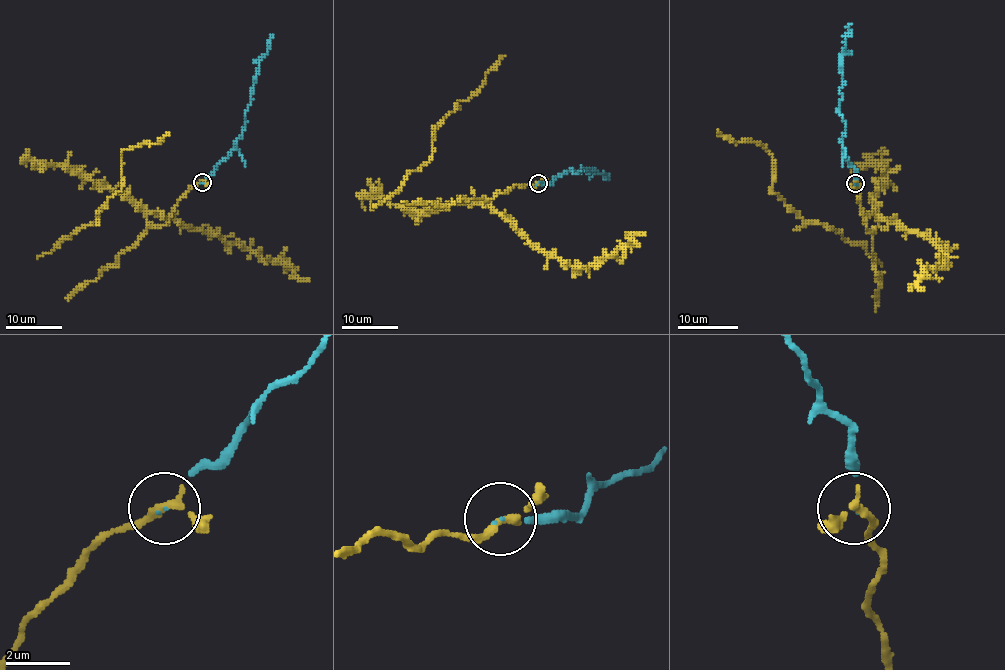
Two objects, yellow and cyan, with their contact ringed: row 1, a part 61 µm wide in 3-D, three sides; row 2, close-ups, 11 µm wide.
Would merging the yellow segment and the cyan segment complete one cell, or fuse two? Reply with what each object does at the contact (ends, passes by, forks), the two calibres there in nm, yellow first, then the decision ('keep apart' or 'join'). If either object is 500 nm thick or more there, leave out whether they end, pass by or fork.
yellow passes by | cyan ends | 220/50 nm | join

